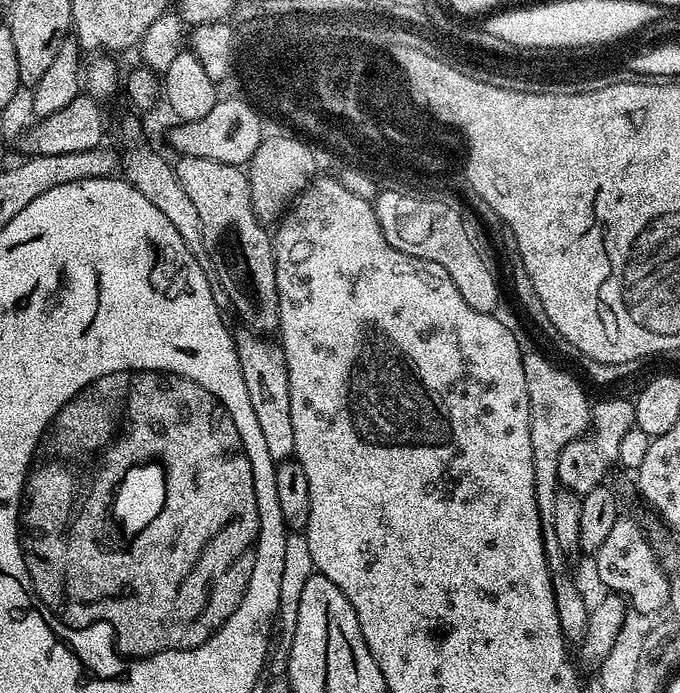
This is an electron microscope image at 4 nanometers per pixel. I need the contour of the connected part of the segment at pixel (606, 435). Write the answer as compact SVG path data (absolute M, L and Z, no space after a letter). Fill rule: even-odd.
M612 396L609 400L595 401L592 404L590 431L580 439L570 442L558 458L560 484L567 491L576 492L580 496L601 487L605 483L604 475L618 461L618 445L622 443L623 436L635 426L634 403L631 399L623 400L620 396Z

